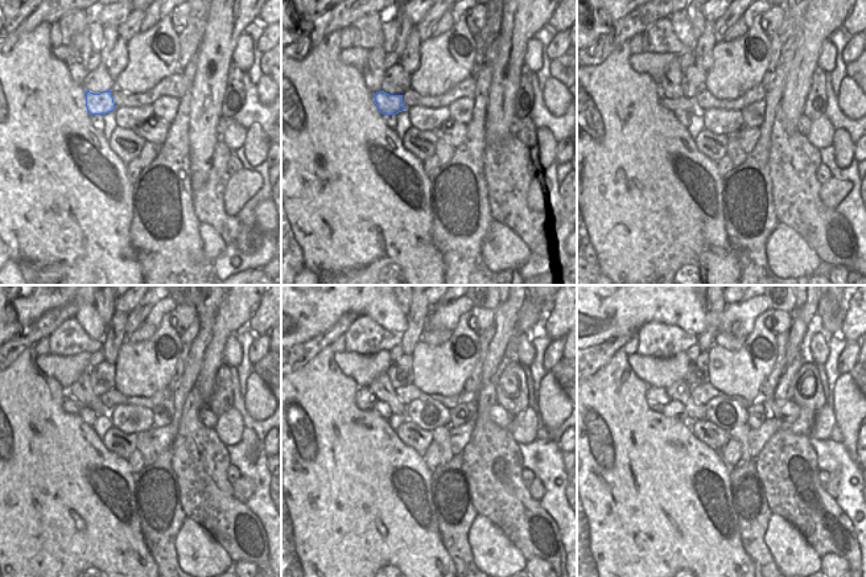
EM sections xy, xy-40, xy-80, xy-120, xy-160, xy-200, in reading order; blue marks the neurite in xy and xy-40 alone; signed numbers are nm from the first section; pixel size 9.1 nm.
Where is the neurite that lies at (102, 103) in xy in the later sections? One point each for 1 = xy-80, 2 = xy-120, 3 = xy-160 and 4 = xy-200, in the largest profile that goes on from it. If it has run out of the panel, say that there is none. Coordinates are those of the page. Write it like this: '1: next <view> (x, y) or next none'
1: next xy-80 (683, 103)
2: next xy-120 (71, 404)
3: next xy-160 (363, 398)
4: next xy-200 (656, 398)

